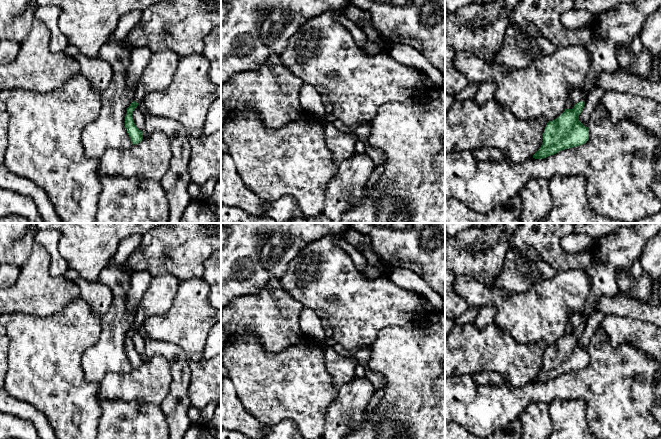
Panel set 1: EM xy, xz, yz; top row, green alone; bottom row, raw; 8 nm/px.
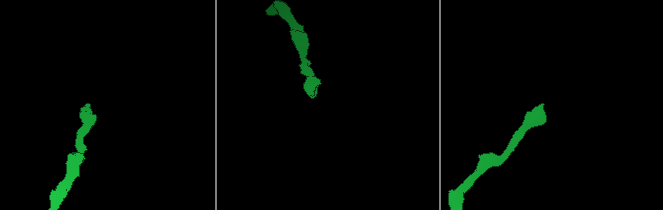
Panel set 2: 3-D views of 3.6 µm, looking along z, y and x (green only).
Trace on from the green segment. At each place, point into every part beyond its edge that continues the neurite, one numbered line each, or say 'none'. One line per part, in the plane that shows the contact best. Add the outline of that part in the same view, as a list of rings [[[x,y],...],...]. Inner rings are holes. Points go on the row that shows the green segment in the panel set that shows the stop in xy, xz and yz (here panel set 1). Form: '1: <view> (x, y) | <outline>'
1: yz (576, 95) | [[[580,88],[580,89],[572,89],[570,91],[570,99],[575,103],[579,103],[581,101],[585,102],[587,97],[587,94],[584,90],[584,88]]]

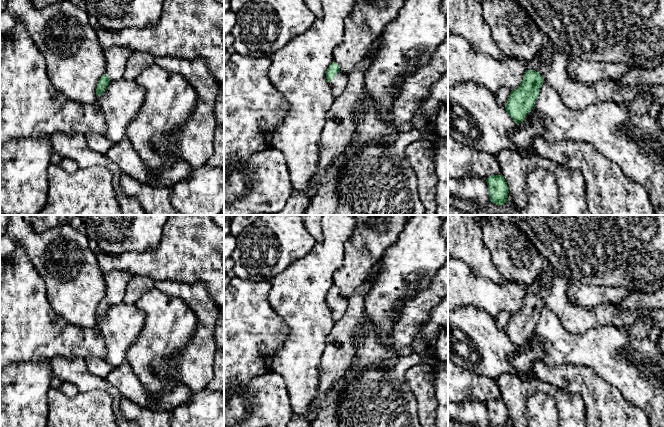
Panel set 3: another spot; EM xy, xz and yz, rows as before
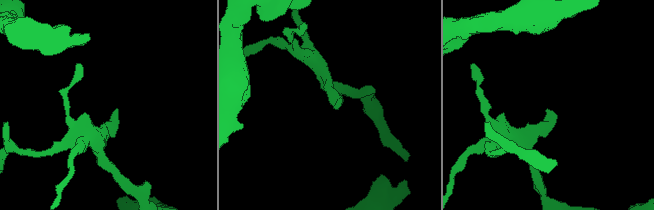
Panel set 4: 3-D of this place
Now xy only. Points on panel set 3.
1: xy (116, 57) | [[[112,47],[104,50],[106,60],[106,72],[110,81],[123,78],[126,62],[132,51],[124,47]]]

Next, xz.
1: xz (338, 84) | [[[338,72],[334,79],[329,82],[331,86],[331,92],[335,98],[345,91],[347,83],[348,75],[341,72]]]

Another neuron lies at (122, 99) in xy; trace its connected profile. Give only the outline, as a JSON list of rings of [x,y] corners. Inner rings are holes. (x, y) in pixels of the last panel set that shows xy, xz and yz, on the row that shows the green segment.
[[[119,79],[110,81],[105,91],[96,98],[96,103],[100,106],[104,114],[107,131],[105,137],[116,143],[126,135],[128,124],[135,119],[141,109],[145,99],[145,88],[136,83],[135,80]]]

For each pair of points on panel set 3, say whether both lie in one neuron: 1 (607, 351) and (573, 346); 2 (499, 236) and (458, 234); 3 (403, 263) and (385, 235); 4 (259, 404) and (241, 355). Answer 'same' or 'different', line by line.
1: same
2: different
3: different
4: different

